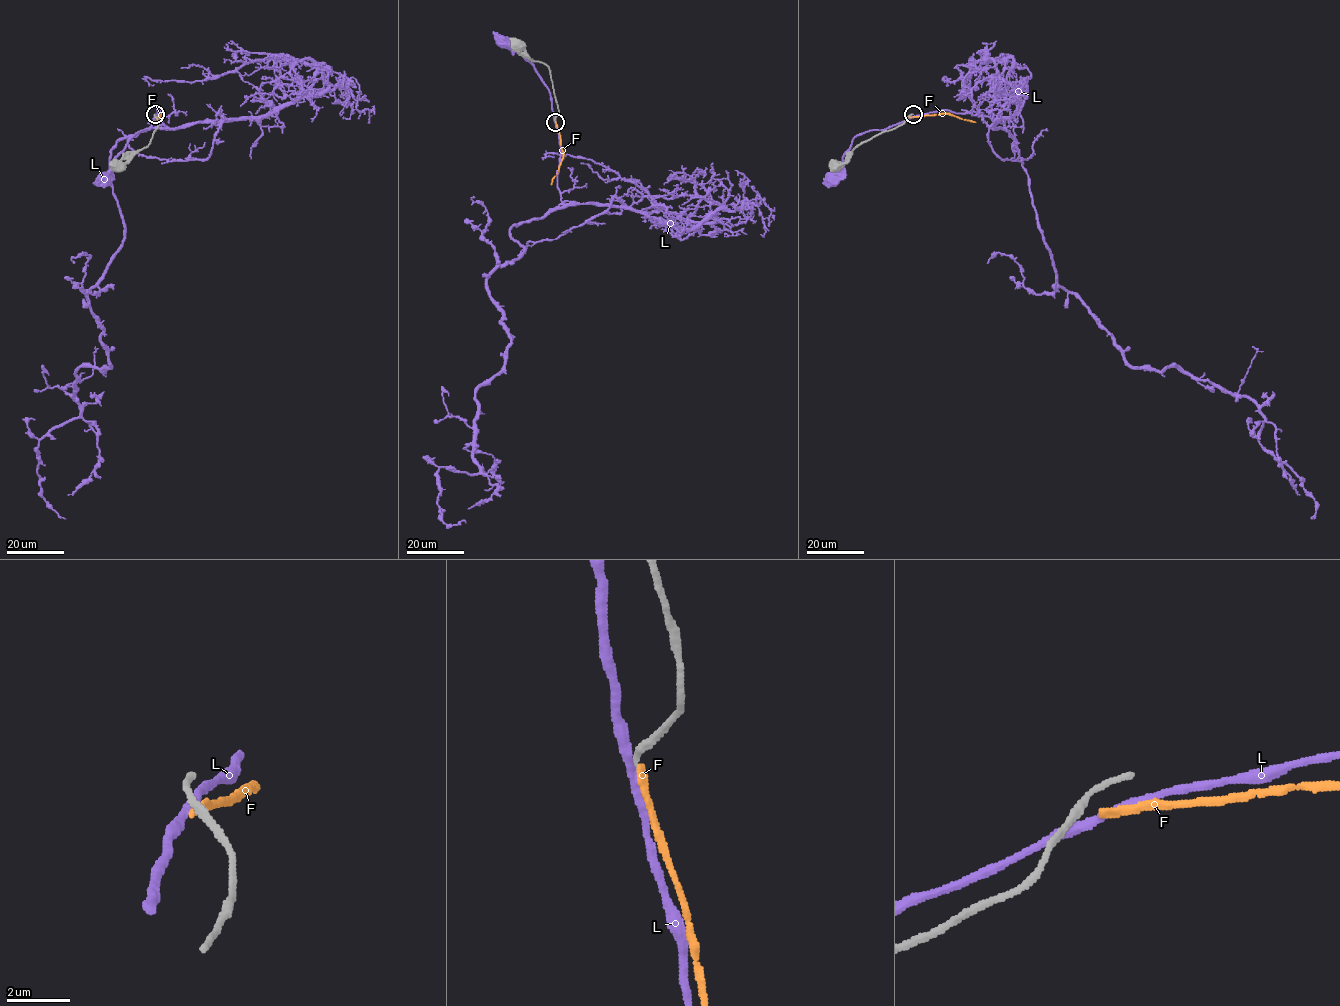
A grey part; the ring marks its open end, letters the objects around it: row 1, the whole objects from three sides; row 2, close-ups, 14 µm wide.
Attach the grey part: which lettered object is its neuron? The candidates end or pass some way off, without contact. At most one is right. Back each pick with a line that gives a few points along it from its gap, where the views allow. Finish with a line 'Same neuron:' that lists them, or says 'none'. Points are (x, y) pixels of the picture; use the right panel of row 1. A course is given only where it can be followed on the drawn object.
Same neuron: none

